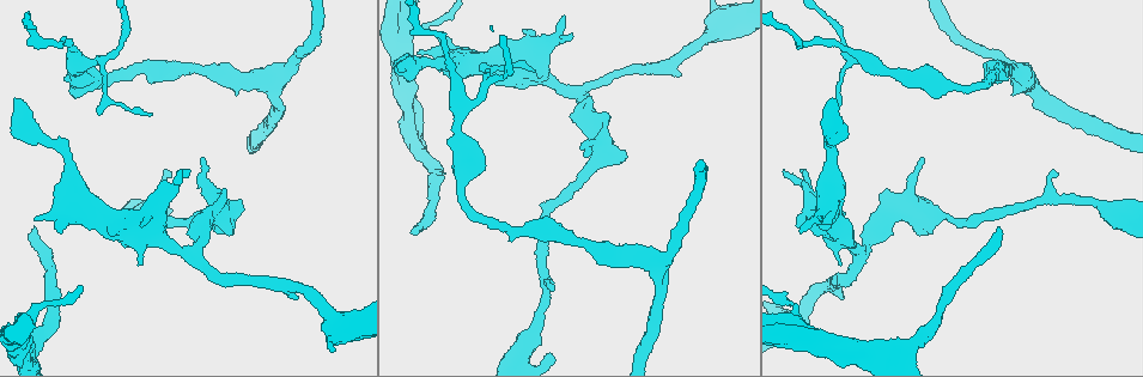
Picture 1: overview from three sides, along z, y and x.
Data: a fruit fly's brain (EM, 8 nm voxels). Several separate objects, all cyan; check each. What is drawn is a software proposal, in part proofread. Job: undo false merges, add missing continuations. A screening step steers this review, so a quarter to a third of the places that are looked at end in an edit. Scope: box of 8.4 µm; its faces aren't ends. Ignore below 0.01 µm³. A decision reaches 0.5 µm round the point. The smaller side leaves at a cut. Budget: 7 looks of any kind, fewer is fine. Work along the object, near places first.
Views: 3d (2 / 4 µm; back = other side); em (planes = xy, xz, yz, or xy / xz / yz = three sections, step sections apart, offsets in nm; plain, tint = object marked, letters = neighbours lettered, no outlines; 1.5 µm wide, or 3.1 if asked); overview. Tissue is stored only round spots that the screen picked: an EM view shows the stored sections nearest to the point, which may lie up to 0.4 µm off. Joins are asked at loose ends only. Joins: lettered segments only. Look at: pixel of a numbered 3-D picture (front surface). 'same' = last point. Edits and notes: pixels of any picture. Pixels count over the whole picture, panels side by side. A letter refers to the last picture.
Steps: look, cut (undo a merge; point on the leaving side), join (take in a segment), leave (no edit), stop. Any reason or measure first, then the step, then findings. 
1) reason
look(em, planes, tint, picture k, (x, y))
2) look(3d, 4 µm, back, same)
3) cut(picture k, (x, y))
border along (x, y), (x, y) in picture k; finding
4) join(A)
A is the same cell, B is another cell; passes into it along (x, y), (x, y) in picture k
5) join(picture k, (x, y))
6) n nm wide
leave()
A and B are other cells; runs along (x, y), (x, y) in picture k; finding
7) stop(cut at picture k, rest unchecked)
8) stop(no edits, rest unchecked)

free end
look(3d, 4 µm, back, picture 1, (34, 226))

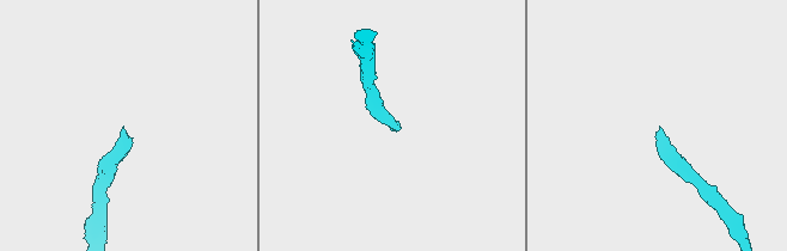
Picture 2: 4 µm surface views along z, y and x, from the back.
now the EM
look(em, yz, step 8, plain, picture 2, (123, 125))

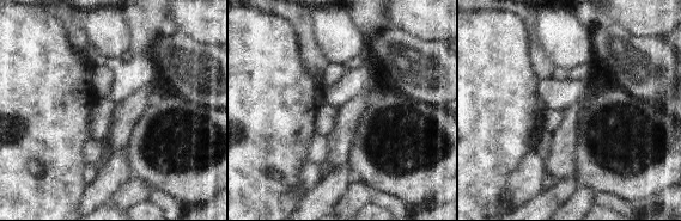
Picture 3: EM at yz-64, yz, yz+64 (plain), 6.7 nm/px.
what lies round it
look(em, yz, step 8, letters, same)

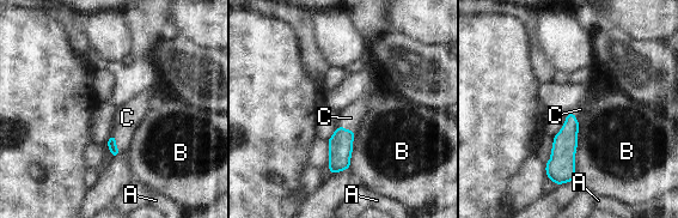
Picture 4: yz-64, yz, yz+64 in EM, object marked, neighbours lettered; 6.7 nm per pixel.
join(C)
C is the same cell, A and B are other cells; passes into it along (111, 143), (115, 143), (127, 117) in picture 4; it goes on there

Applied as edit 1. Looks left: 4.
calibre changes
look(em, planes, letters, picture 1, (1052, 199))

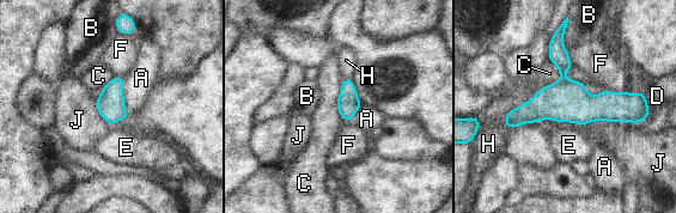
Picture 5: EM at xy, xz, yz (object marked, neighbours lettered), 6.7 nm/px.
leave()
A, B, C, D, E, F, H and J are other cells; border along (95, 102), (97, 111), (103, 117) in picture 5; continuous, no second neuron

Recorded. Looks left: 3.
thin neck
look(3d, 2 µm, back, picture 1, (117, 45))

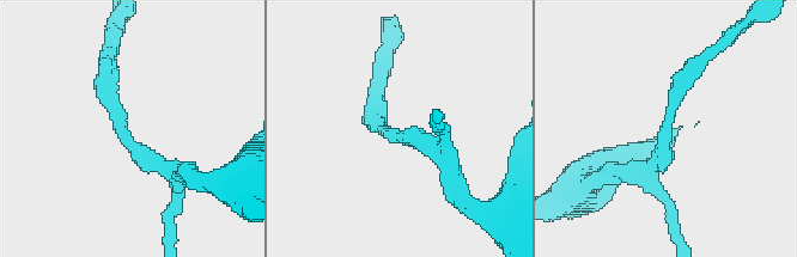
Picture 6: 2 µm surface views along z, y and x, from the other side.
need the tissue
look(em, planes, letters, picture 6, (662, 131))

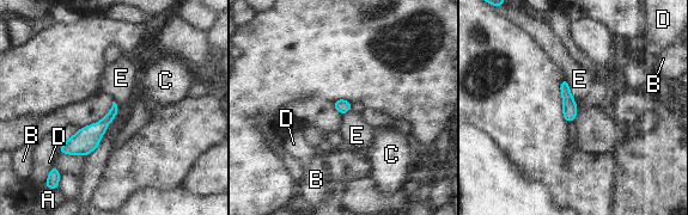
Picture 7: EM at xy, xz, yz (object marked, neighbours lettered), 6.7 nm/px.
leave()
A, B, C, D and E are other cells; border along (114, 100), (117, 114), (108, 124) in picture 7; all the same neuron

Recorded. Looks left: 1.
stop(join at picture 4, rest unchecked)

